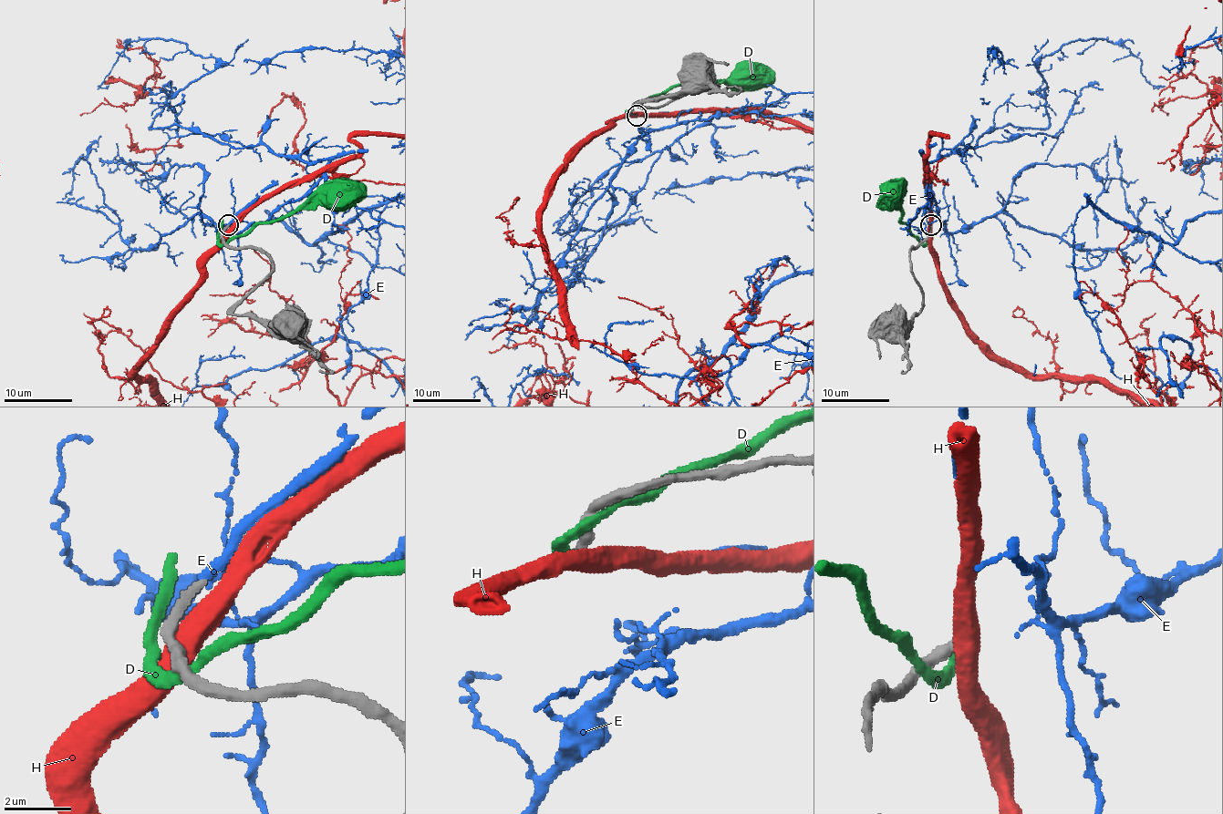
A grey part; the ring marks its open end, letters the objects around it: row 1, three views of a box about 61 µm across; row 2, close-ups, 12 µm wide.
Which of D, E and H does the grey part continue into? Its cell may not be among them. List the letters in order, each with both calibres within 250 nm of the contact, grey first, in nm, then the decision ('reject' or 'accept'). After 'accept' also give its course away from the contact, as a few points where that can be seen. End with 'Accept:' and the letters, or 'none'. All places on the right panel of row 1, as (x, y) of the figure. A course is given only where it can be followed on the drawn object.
D: 280 nm thick on the grey side, 280 nm on the other; reject
E: 240 nm thick on the grey side, 280 nm on the other; accept
H: 320 nm thick on the grey side, 550 nm on the other; reject
Accept: E

